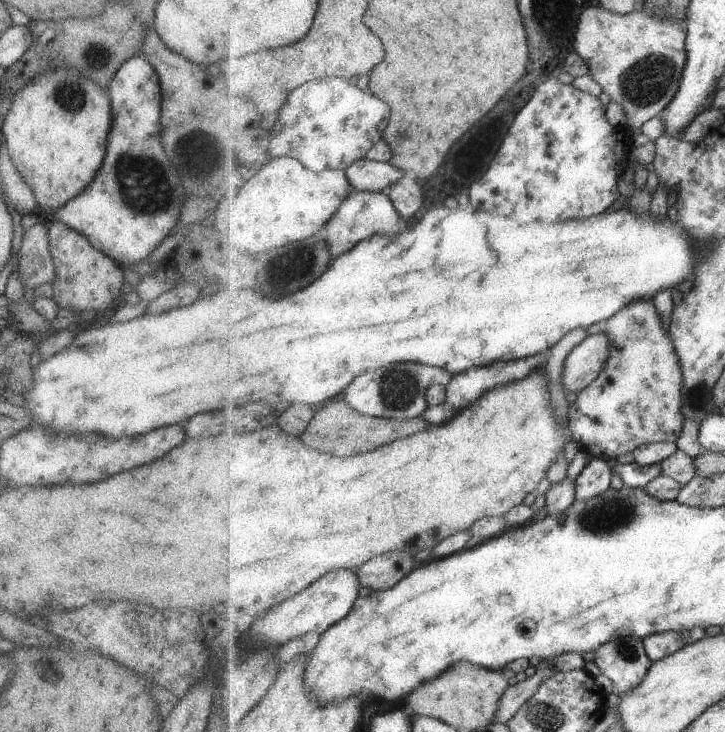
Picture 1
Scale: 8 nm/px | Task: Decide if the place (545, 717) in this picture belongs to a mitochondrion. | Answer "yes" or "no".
yes

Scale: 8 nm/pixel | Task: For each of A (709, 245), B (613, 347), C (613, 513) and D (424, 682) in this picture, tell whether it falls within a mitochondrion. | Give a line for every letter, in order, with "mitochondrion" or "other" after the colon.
A: mitochondrion
B: other
C: mitochondrion
D: other

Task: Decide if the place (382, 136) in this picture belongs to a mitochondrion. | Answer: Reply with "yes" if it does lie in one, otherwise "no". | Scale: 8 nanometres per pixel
no

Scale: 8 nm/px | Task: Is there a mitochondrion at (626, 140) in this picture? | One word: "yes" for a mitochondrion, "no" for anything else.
no

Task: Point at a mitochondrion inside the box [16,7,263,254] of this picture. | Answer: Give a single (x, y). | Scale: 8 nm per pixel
(142, 181)

